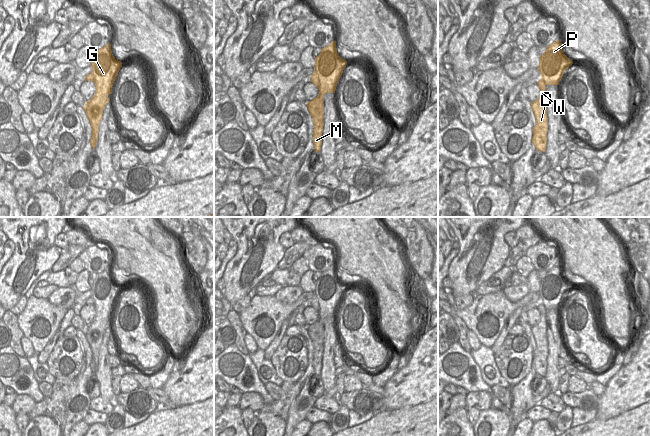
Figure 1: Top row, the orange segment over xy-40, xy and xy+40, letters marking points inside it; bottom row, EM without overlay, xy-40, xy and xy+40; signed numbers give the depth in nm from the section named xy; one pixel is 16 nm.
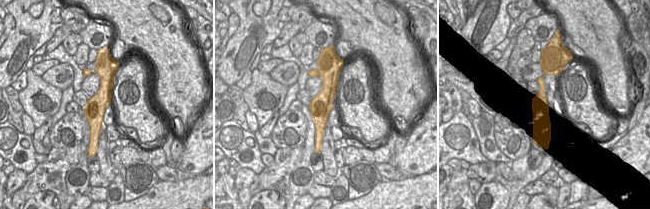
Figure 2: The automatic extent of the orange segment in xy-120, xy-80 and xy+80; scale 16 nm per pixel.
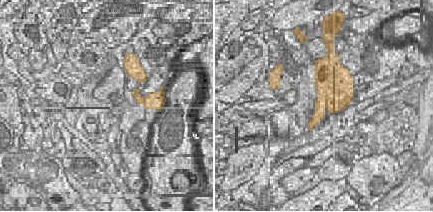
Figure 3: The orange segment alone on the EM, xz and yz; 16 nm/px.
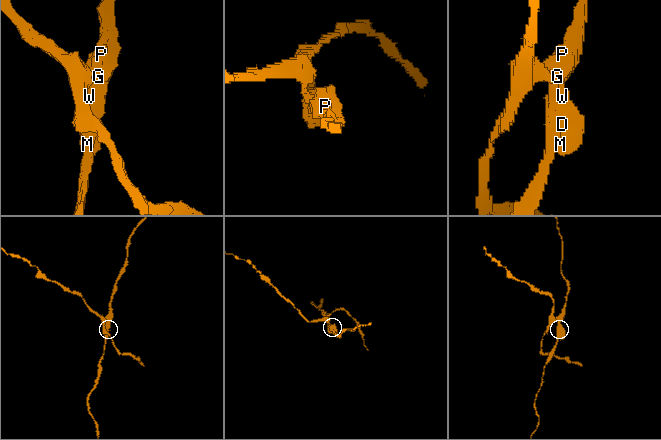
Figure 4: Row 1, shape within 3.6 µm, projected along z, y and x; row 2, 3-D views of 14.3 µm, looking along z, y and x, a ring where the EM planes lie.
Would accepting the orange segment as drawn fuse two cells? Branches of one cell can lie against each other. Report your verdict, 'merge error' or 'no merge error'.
merge error

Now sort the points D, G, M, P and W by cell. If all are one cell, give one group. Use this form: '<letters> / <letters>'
D M W / G P

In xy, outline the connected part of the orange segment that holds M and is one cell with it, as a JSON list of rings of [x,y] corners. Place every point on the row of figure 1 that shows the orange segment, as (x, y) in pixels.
[[[319,95],[314,100],[307,102],[307,107],[314,123],[314,131],[313,131],[314,148],[315,151],[320,152],[322,145],[324,120],[320,120],[316,117],[318,105],[319,105]]]

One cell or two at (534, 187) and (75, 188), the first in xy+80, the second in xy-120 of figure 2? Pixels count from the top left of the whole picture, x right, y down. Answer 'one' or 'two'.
two

